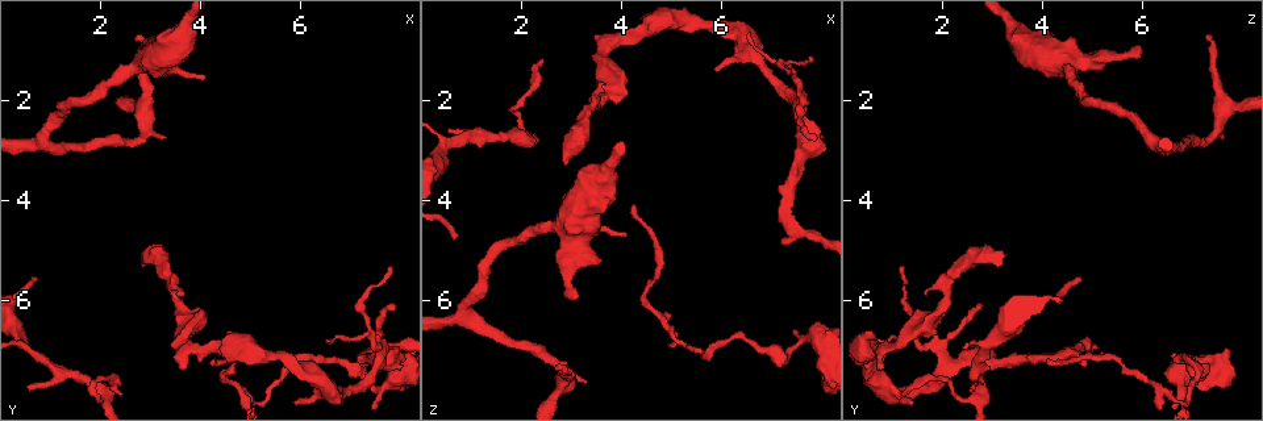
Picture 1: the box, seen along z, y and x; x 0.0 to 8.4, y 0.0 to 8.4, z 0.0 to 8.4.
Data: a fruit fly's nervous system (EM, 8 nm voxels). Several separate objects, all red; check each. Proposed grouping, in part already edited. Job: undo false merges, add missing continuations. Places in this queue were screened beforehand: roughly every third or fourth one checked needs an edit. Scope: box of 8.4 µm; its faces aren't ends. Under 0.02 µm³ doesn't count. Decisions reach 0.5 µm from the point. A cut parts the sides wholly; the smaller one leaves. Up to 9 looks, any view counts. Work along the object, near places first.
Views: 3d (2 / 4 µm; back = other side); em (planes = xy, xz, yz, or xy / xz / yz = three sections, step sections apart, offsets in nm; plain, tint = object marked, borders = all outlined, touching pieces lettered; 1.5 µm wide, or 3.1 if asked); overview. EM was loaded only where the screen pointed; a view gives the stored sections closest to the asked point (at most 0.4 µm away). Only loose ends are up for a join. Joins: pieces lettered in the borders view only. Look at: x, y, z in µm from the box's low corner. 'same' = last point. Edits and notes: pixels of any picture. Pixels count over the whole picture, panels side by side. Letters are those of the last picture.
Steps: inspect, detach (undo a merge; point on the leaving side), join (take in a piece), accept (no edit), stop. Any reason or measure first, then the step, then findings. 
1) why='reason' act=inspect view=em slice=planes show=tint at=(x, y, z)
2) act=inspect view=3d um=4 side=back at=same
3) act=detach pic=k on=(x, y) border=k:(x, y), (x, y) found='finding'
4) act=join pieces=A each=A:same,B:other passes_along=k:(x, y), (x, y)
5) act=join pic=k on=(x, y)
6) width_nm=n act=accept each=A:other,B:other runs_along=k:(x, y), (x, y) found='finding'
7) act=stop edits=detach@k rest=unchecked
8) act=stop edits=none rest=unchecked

why='sharp bend' act=inspect view=em slice=xy step=4 show=tint at=(6.25, 7.10, 6.75)

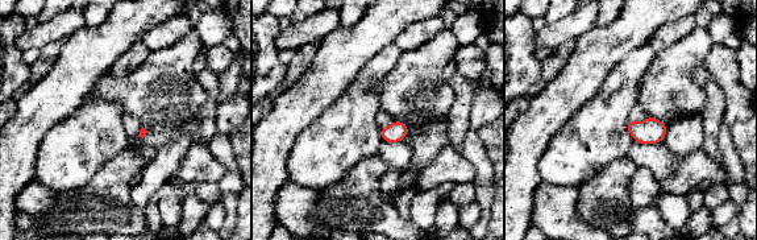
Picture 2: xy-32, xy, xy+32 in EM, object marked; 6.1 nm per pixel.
why='cut it another way' act=inspect view=em slice=planes show=borders at=same

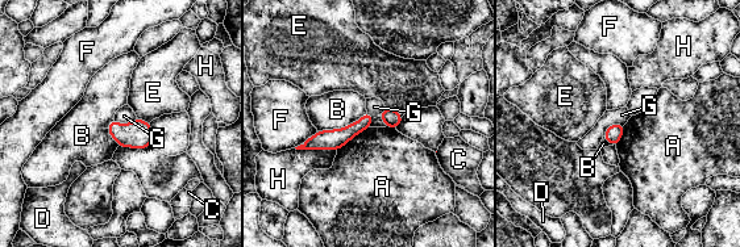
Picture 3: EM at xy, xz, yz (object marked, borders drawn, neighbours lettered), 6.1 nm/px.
act=accept each=A:other,B:other,C:other,D:other,E:other,F:other,G:other,H:other border=3:(137, 118), (127, 124), (113, 120) found='all the same neuron'

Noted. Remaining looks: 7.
why='tapers out' act=inspect view=3d um=4 at=(0.75, 5.55, 4.75)

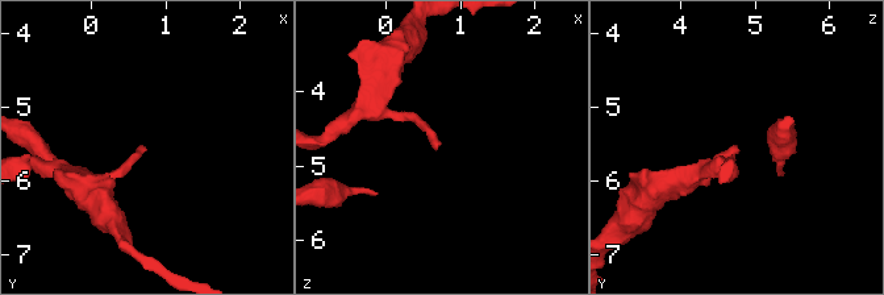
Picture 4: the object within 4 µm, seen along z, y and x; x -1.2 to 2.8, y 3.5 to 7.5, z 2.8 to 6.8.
why='now the EM' act=inspect view=em slice=planes show=borders at=(0.70, 5.60, 4.70)

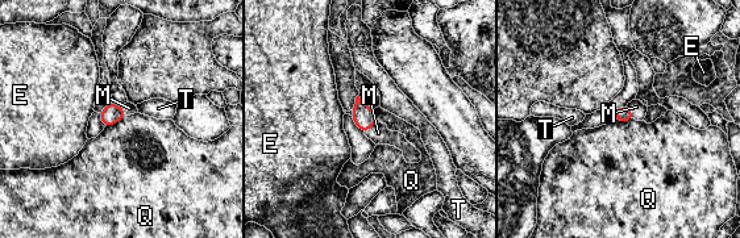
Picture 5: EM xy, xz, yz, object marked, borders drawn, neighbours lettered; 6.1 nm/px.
act=join pieces=M each=E:other,M:same,Q:other,T:other passes_along=5:(623, 113), (631, 112), (636, 107) found='it goes on there'

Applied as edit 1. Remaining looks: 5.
act=inspect view=overview

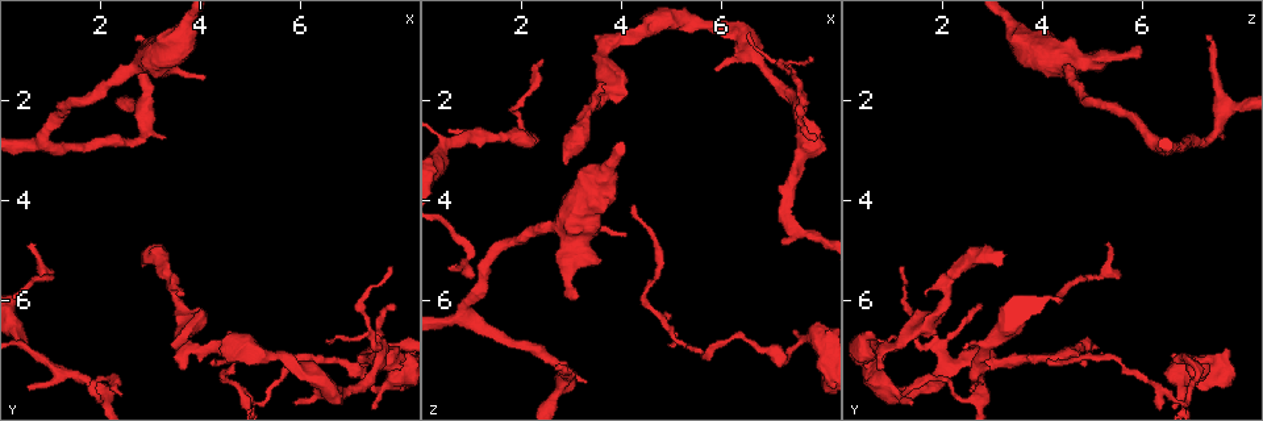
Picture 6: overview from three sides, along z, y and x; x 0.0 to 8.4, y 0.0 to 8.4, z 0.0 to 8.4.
why='three-way junction' act=inspect view=3d um=2 at=(2.85, 2.25, 7.60)

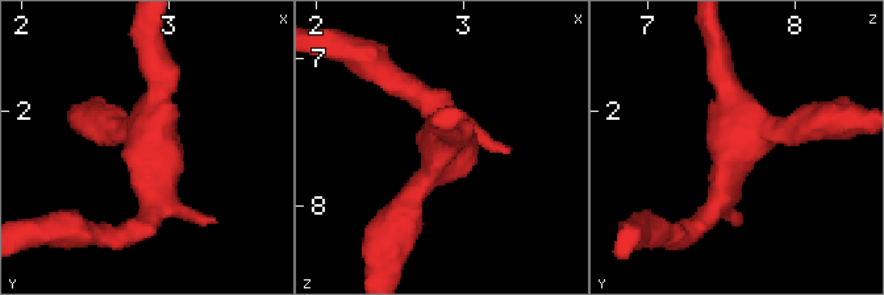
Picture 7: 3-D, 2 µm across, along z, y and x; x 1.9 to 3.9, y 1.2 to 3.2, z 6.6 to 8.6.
arms=3 arm_widths_nm=170,190,260 why='now the EM' act=inspect view=em slice=planes show=borders at=(2.92, 2.22, 7.56)

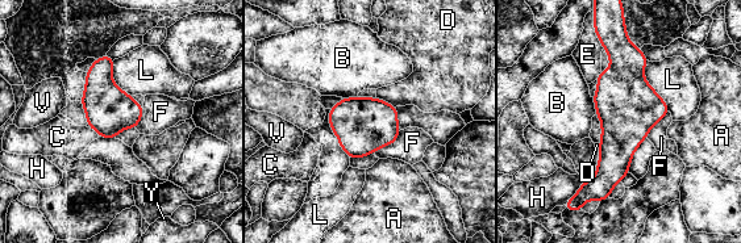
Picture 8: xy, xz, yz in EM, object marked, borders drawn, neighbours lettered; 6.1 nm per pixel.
act=accept each=A:other,B:other,C:other,D:other,E:other,F:other,H:other,L:other,V:other,Y:other border=8:(377, 97), (395, 108) found='all the same neuron'

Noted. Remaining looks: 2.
why='an open end' act=inspect view=em slice=planes show=borders at=(2.85, 5.05, 3.30)

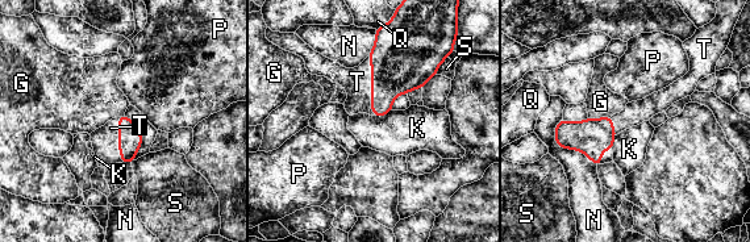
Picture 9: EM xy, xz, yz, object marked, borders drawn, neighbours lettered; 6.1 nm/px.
width_nm=120 act=join pieces=T each=G:other,K:other,N:other,P:other,Q:other,S:other,T:same passes_along=9:(403, 59), (371, 86), (357, 82) found='the neuron continues'

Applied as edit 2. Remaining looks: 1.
act=stop edits=join@5,join@9 rest=unchecked

